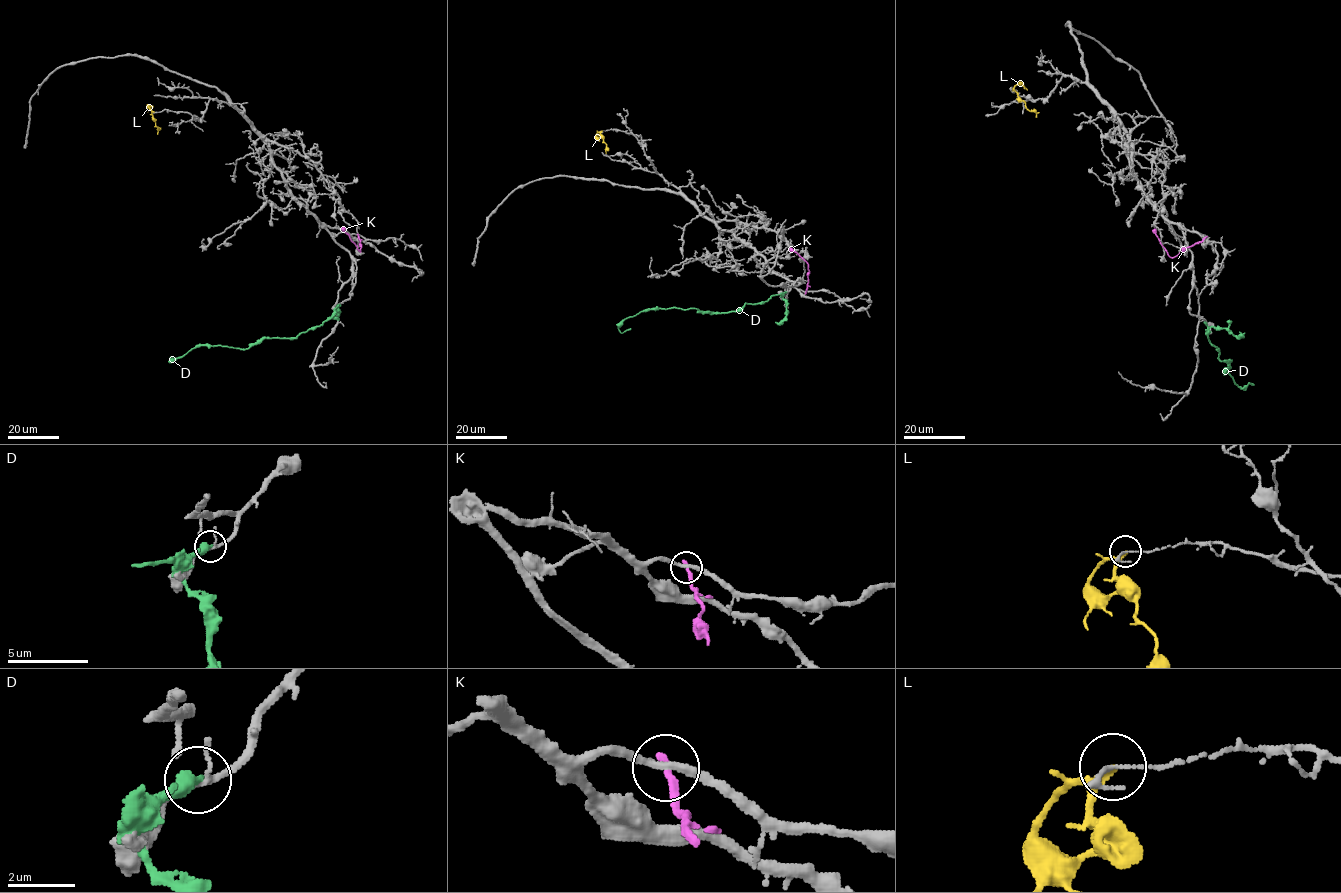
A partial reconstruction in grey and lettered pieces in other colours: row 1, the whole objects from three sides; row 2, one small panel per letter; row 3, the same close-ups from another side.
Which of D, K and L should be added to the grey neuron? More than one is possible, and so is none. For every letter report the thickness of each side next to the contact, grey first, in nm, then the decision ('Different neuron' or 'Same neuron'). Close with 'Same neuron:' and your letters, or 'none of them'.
D: Thickness 140 nm (grey) against 360 nm. Different neuron
K: Thickness 240 nm (grey) against 280 nm. Different neuron
L: Thickness 120 nm (grey) against 200 nm. Different neuron
Same neuron: none of them

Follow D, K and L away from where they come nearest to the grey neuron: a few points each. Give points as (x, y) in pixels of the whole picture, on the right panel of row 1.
D: (1205, 321), (1218, 358), (1230, 361), (1224, 374), (1226, 369), (1239, 387), (1253, 385), (1248, 382)
K: (1205, 237), (1171, 257), (1154, 229)
L: (1012, 91), (1036, 117)

